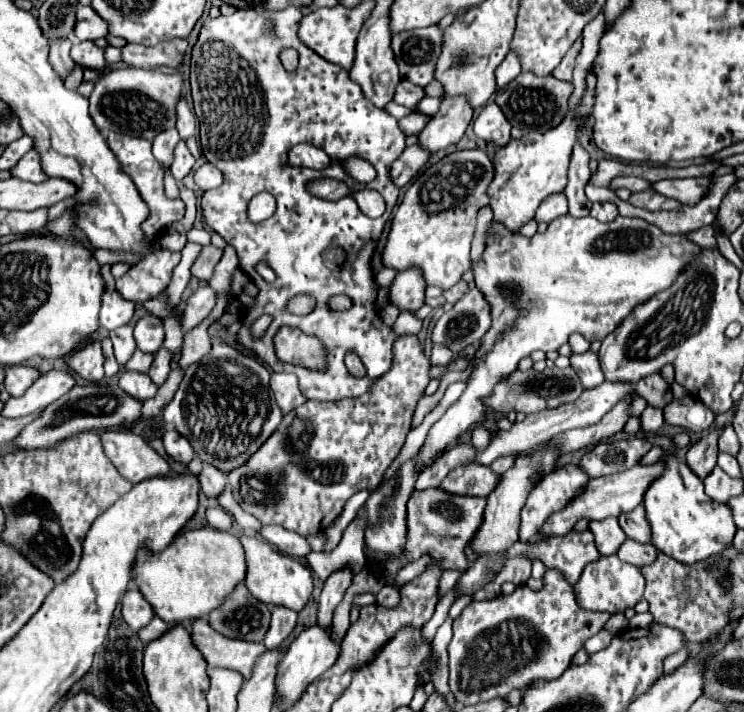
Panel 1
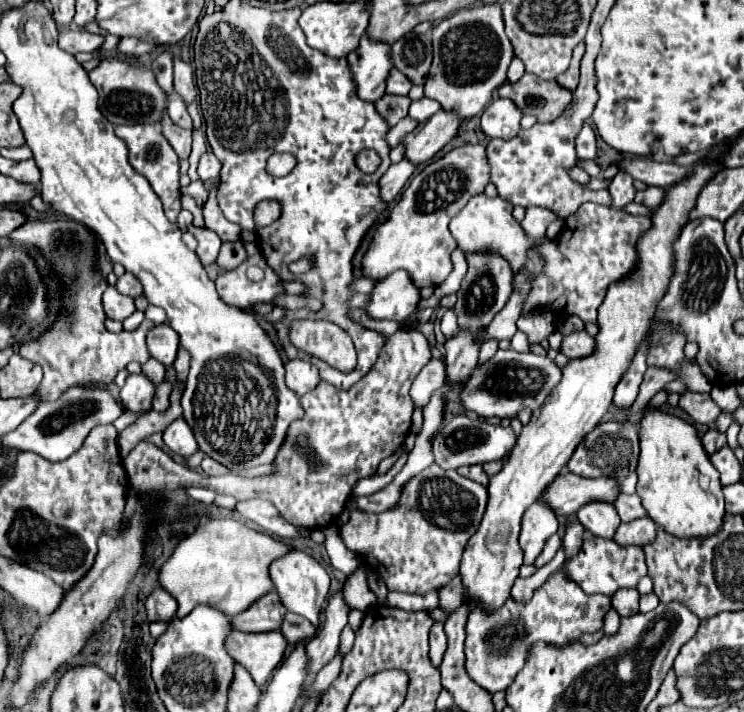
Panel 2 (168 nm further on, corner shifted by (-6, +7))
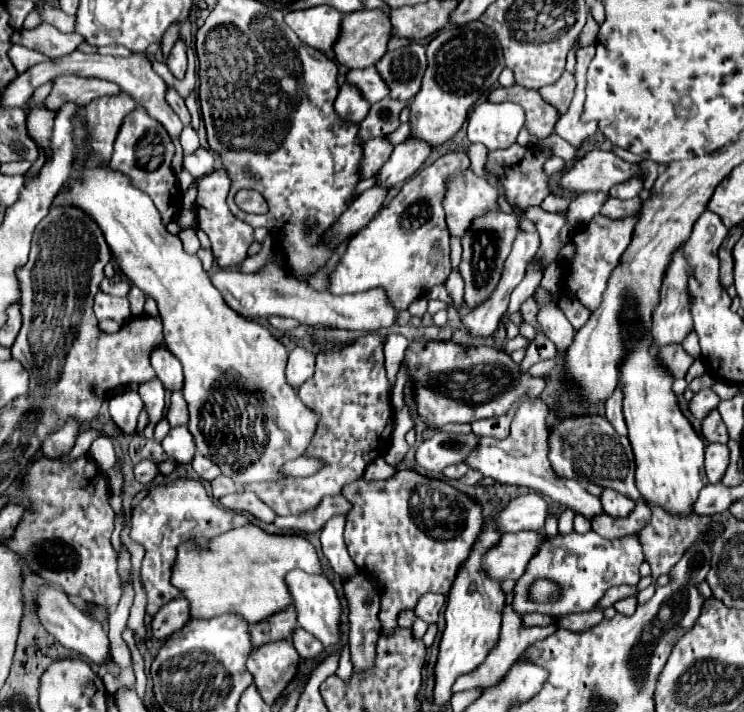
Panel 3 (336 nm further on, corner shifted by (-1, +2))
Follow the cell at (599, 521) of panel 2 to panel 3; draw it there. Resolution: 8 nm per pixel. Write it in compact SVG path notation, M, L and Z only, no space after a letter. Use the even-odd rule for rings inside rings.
M538 399L534 403L522 403L518 407L518 411L514 413L510 435L504 441L480 437L480 445L476 451L470 453L470 457L466 459L466 465L480 469L486 477L492 477L500 483L524 485L536 493L544 493L550 499L570 507L574 513L584 515L592 521L592 517L598 517L600 513L604 513L600 499L594 497L592 493L588 493L578 481L558 477L552 471L552 465L548 461L548 443L546 443L546 437L548 437L546 421L548 421L548 417L550 417L550 409L542 399Z

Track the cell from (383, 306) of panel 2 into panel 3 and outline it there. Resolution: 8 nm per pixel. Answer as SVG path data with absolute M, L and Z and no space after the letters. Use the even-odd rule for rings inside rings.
M272 257L256 273L218 271L210 279L214 287L222 293L224 301L246 319L280 315L280 317L292 317L306 325L320 323L320 325L332 325L336 329L378 331L396 325L398 317L398 309L388 301L384 289L370 289L354 295L332 295L328 291L320 293L312 289L308 283L288 275L280 265L276 265Z

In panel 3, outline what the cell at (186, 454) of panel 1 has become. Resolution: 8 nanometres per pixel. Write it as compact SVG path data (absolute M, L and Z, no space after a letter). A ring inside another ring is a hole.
M172 427L162 441L162 447L166 455L178 463L192 463L196 451L194 439L186 427Z

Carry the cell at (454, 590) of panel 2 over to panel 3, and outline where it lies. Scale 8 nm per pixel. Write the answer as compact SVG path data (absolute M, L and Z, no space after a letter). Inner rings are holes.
M428 593L424 597L420 597L418 605L416 605L416 615L428 623L436 623L438 621L438 615L444 607L444 601L446 597L444 595L434 595L434 593Z

